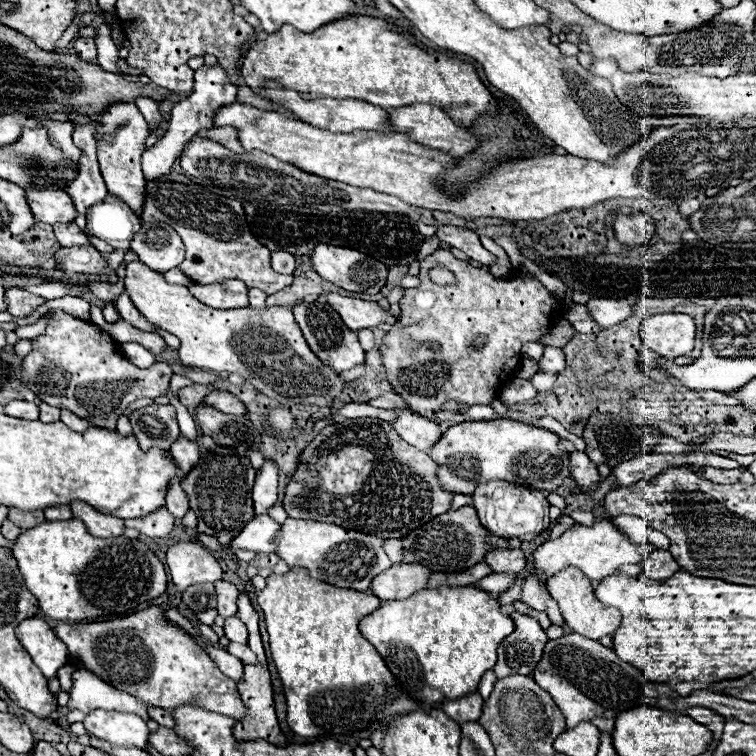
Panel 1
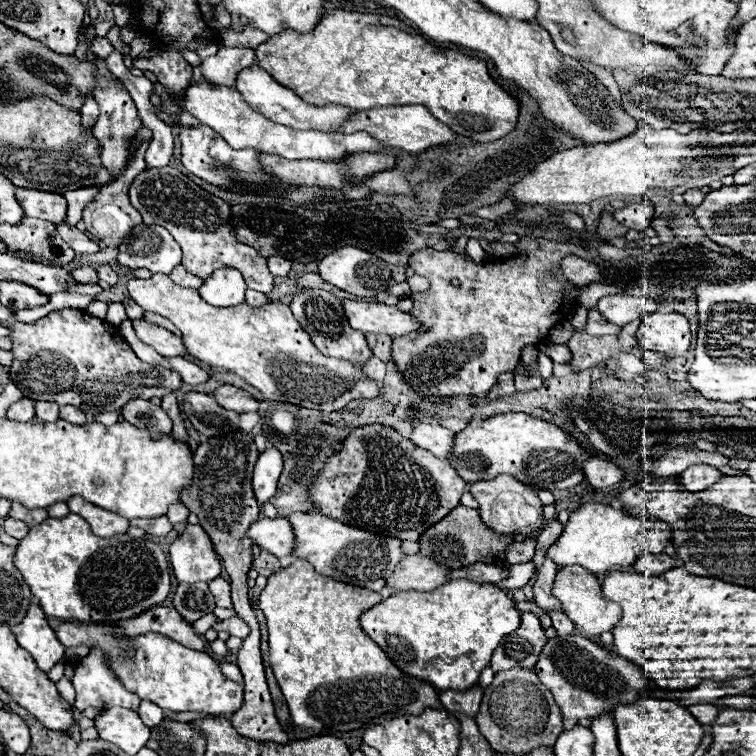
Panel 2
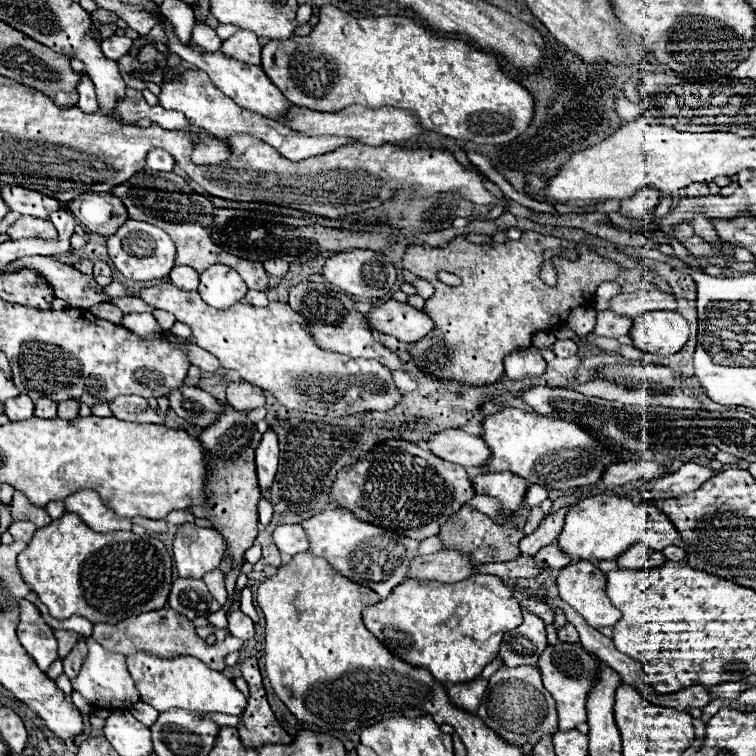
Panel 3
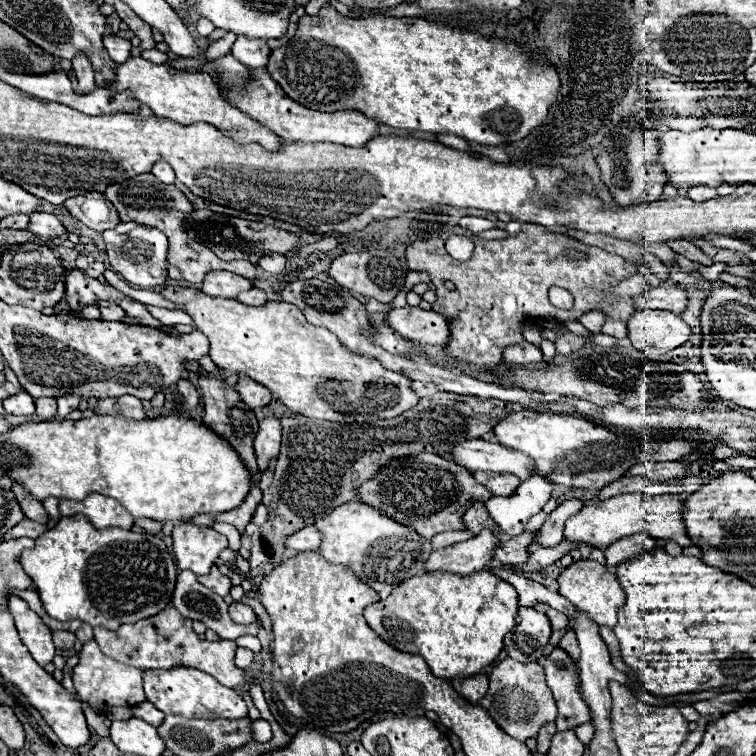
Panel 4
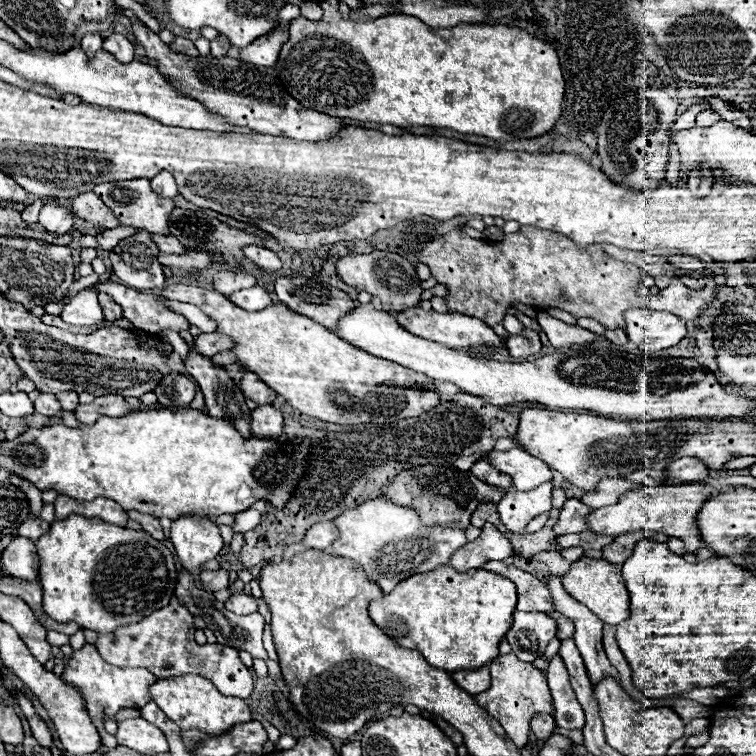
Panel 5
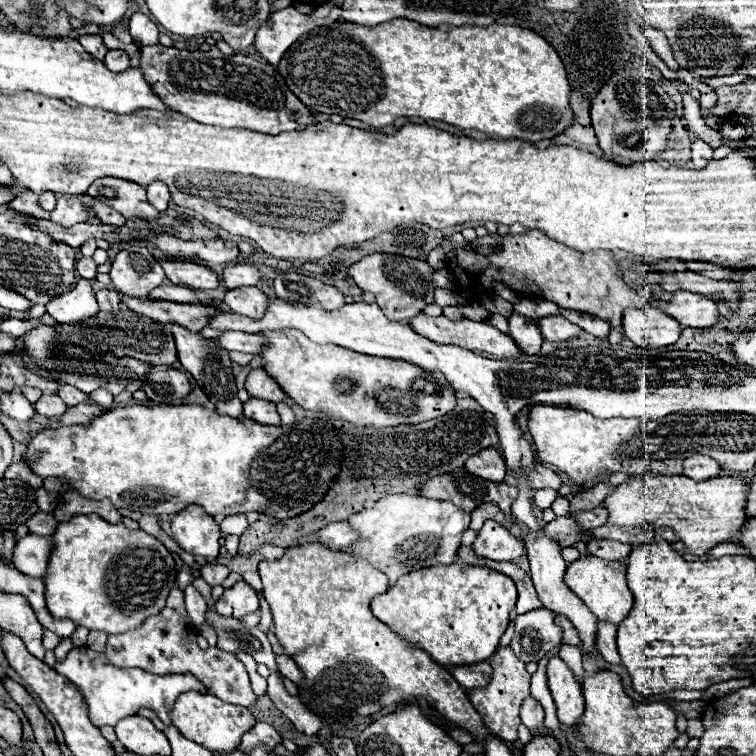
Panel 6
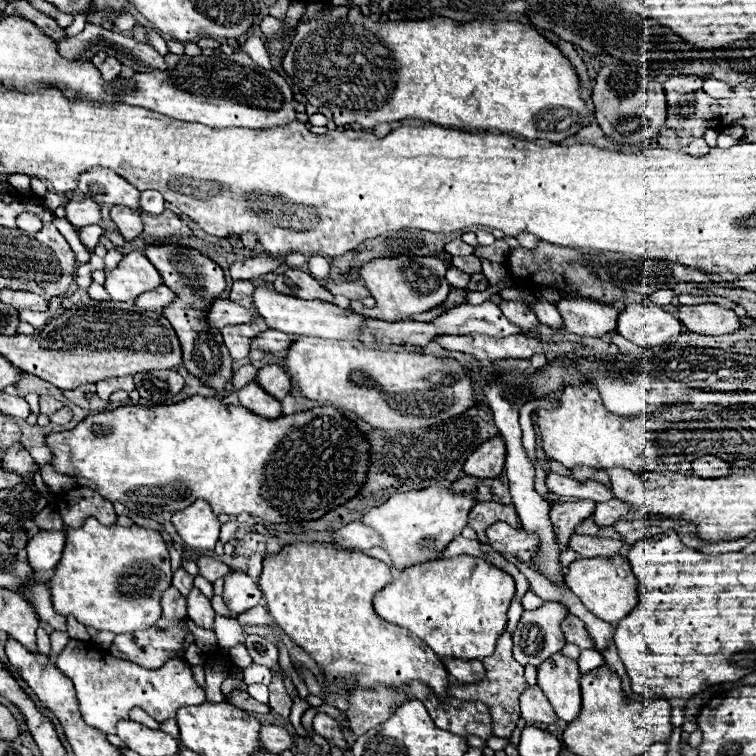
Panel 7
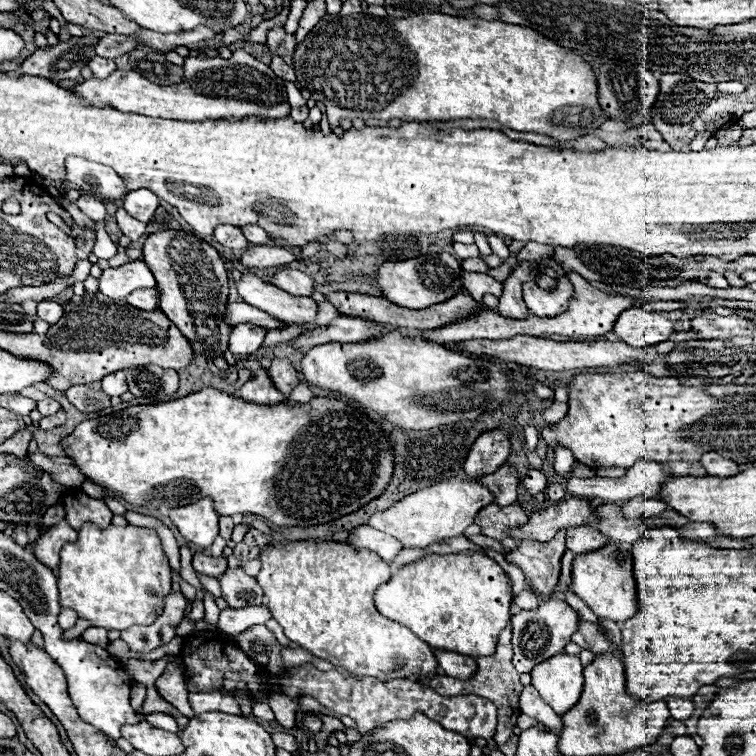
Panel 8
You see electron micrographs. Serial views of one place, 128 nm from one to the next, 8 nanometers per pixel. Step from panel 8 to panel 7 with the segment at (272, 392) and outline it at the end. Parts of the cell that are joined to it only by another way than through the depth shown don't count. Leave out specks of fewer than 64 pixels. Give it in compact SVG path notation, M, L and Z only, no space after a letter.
M256 380L238 390L238 400L244 408L264 418L278 418L282 414L280 400L274 400L270 394L266 394L266 390L262 390L262 386Z

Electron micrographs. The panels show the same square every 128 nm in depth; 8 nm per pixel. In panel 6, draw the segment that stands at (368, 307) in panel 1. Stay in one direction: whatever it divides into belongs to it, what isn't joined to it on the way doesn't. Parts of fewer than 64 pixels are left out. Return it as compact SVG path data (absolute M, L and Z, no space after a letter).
M418 314L416 318L410 320L410 326L414 328L414 332L426 336L428 340L436 342L436 344L454 344L454 346L460 346L460 348L466 348L466 350L472 350L472 352L488 352L488 354L494 354L498 358L516 358L522 354L522 350L514 344L514 340L510 338L510 334L498 334L498 330L486 326L486 322L474 322L474 320L460 320L460 322L450 322L448 318L444 316L438 316L438 318L430 318L426 314Z

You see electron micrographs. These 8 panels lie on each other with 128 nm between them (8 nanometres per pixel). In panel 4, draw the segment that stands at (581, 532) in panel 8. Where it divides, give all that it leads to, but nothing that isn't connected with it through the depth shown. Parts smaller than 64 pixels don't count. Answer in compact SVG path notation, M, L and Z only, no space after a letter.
M646 532L634 534L630 538L622 538L604 550L606 566L614 568L614 566L622 564L624 560L638 556L642 552L650 552L654 548L656 548L656 538L650 538L650 534L646 534Z

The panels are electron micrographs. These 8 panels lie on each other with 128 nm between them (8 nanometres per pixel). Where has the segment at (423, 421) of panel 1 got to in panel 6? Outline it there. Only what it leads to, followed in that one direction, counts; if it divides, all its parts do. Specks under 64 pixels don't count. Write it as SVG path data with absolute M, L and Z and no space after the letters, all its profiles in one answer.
M536 464L532 472L526 472L528 478L530 478L530 486L534 490L540 490L540 488L554 488L558 490L562 486L562 480L556 472L552 472L550 468L544 468L542 464Z

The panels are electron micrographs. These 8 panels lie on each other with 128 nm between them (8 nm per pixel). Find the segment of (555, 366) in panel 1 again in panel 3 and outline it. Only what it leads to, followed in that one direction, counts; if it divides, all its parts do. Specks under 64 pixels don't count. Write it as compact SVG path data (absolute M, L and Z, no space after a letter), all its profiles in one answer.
M556 340L552 344L552 350L558 358L568 358L568 356L574 356L578 352L578 346L574 340Z

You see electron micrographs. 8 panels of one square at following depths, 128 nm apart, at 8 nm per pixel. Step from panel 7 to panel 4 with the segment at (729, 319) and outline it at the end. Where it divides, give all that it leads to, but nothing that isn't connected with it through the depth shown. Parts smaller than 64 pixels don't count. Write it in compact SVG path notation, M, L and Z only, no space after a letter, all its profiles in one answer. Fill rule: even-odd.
M716 262L712 266L702 266L696 272L700 272L704 276L704 280L708 280L708 282L716 282L718 280L718 274L724 272L724 268L726 268L724 262ZM658 286L658 288L650 288L642 292L634 300L638 310L660 308L674 314L682 314L688 306L688 292L686 288L680 288L680 286Z

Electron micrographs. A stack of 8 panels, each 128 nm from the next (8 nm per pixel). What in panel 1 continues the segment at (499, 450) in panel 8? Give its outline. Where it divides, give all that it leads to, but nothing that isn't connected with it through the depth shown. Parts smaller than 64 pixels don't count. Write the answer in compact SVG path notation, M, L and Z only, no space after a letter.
M494 480L494 482L486 482L478 486L472 494L472 500L474 500L474 508L478 510L482 526L494 536L520 538L522 542L530 542L548 528L546 518L548 518L550 504L546 502L544 494L538 490L526 490L510 482Z

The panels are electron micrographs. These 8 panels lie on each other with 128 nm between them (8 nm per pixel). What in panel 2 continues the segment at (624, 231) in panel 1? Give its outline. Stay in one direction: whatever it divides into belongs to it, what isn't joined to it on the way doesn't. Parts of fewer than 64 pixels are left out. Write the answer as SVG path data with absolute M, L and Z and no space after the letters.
M650 200L634 202L634 204L628 204L626 208L614 212L616 222L620 222L622 226L626 226L630 230L638 230L638 232L644 232L650 226L652 218L654 218L654 206L650 204Z

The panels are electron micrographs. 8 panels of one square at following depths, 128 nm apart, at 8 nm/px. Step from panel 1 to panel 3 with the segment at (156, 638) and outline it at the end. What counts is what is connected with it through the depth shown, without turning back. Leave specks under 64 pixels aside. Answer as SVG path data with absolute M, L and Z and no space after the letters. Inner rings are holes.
M56 630L54 634L56 634L56 640L58 640L58 658L64 660L70 654L70 650L74 648L74 644L78 642L80 636L74 634L74 632L68 632L68 630ZM132 654L126 658L128 672L140 690L142 702L154 706L158 712L166 712L170 708L184 708L190 712L218 712L240 716L246 708L246 696L236 690L234 682L224 674L210 670L204 662L198 662L190 656L178 656L174 660L158 660L150 654Z

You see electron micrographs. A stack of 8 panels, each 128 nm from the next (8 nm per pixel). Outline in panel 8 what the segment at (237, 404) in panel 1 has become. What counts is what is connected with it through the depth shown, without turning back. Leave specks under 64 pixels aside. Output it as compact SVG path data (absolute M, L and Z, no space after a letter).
M274 358L272 360L272 366L268 368L268 374L270 374L274 386L284 396L290 396L290 392L300 384L300 376L294 370L292 362L288 362L288 358Z

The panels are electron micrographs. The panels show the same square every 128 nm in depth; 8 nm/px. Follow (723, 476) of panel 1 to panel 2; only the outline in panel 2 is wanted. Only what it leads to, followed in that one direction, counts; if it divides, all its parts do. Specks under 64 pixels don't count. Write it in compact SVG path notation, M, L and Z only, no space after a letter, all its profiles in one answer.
M698 464L698 466L690 466L688 470L680 472L674 480L678 484L682 484L684 490L688 490L688 492L702 492L708 486L712 486L714 482L718 482L720 478L722 478L722 472L716 470L714 466Z

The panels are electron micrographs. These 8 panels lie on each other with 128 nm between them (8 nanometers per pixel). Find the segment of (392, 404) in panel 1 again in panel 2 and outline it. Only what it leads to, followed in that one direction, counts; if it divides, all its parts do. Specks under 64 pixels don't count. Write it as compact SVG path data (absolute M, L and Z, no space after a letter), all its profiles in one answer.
M506 372L499 376L497 384L488 392L487 396L482 399L493 400L494 398L500 398L505 395L512 395L516 392L514 385L514 375L512 372Z

